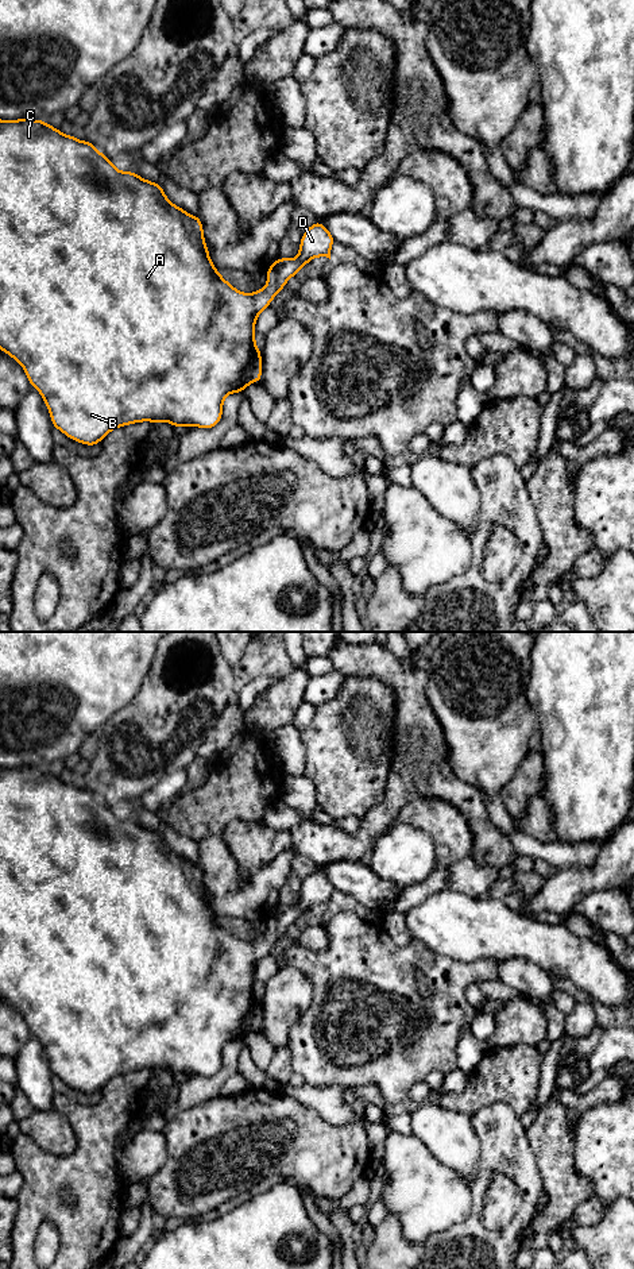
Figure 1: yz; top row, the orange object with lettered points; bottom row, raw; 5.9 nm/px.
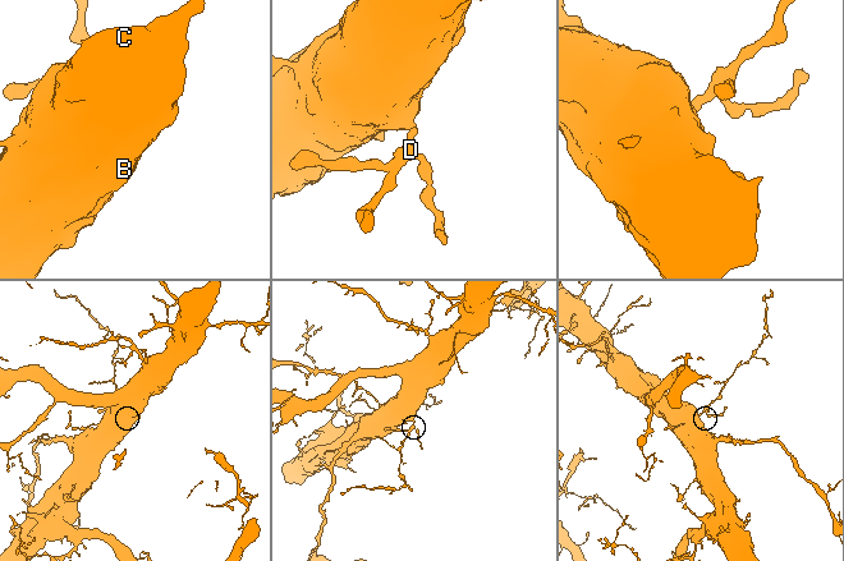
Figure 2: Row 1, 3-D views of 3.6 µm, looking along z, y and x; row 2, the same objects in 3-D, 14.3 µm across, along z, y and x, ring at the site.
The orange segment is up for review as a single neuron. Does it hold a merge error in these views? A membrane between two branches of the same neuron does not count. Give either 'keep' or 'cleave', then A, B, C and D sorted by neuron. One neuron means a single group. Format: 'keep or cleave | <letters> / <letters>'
keep | A B C D

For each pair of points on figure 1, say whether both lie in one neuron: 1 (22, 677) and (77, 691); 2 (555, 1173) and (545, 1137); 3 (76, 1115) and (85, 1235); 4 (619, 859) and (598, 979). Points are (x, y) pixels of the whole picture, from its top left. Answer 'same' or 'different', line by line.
1: same
2: same
3: same
4: different

